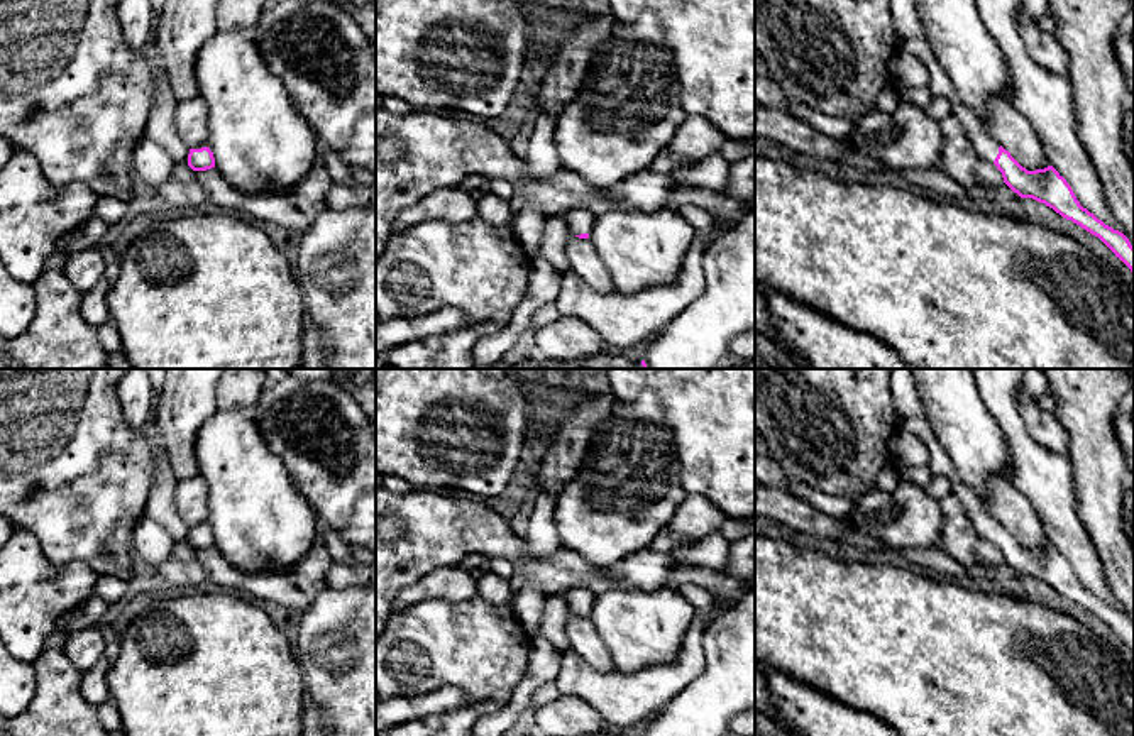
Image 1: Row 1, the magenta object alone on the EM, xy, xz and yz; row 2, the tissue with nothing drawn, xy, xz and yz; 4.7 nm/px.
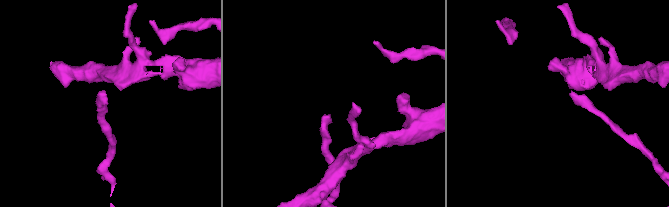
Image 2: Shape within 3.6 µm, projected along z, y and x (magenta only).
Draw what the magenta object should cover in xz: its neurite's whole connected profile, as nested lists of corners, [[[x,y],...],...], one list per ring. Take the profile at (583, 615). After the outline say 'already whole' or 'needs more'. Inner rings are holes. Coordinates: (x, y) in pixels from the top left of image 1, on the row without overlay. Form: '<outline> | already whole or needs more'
[[[569,589],[560,592],[569,606],[570,612],[579,618],[589,618],[596,596],[587,589]]] | needs more

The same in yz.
[[[890,369],[890,384],[899,426],[912,431],[926,445],[929,453],[928,467],[933,477],[941,475],[950,481],[951,494],[958,497],[972,518],[978,538],[994,541],[1002,552],[1004,562],[1021,577],[1032,577],[1044,582],[1063,597],[1098,616],[1134,653],[1134,626],[1122,611],[1105,604],[1083,587],[1071,565],[1053,545],[1027,550],[982,508],[982,501],[961,481],[950,455],[938,442],[911,369]]] | needs more

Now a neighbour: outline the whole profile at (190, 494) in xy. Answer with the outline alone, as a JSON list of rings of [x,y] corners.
[[[201,475],[178,479],[174,487],[174,508],[190,526],[208,521],[206,482]]]

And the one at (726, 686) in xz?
[[[755,589],[702,631],[706,667],[655,719],[645,736],[726,736],[729,721],[755,707]]]

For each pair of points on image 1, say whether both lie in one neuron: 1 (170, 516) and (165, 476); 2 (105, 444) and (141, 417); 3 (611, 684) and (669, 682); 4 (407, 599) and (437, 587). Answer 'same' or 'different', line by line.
1: same
2: different
3: same
4: same

